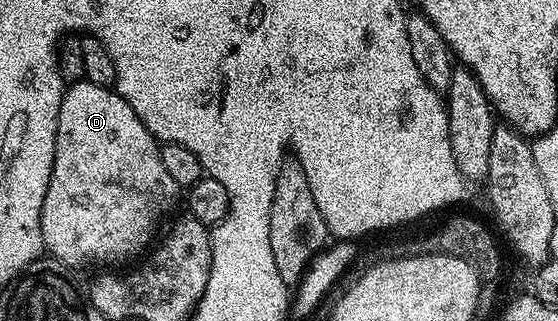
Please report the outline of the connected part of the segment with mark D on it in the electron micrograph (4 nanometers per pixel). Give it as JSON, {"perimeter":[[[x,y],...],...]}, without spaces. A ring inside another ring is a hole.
{"perimeter":[[[88,80],[72,83],[62,93],[61,103],[57,112],[57,129],[53,140],[53,167],[51,168],[49,183],[45,188],[45,195],[41,201],[42,247],[48,253],[50,250],[54,254],[50,255],[58,263],[64,264],[66,267],[85,266],[88,262],[113,262],[116,258],[135,257],[145,245],[148,247],[154,241],[153,233],[156,232],[157,225],[161,222],[161,182],[163,184],[168,183],[169,177],[161,163],[158,139],[154,138],[149,129],[142,124],[131,106],[124,102],[120,94],[114,92],[108,85],[93,83]]]}

